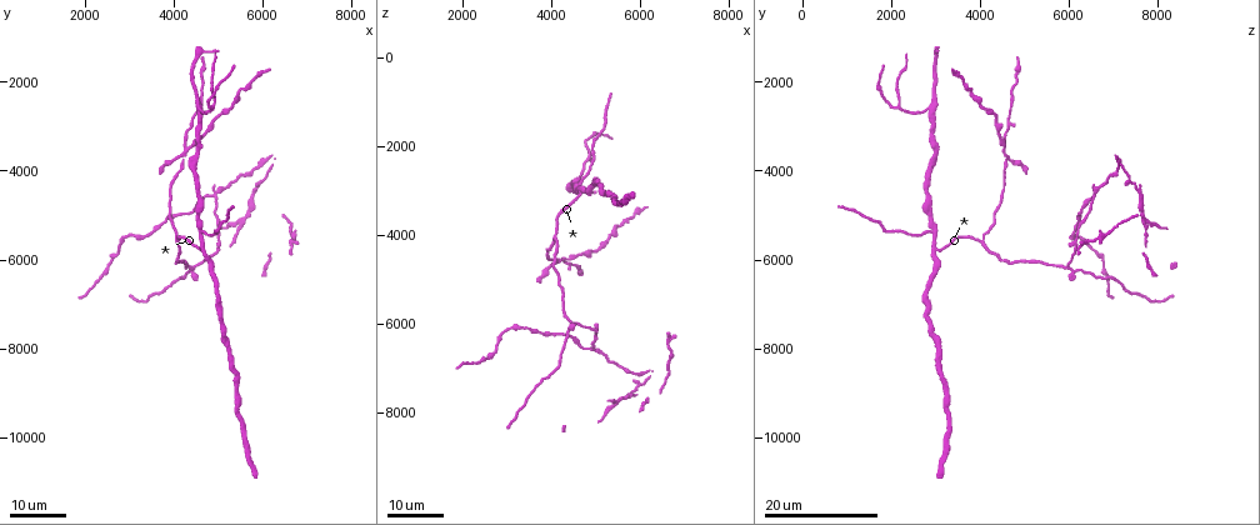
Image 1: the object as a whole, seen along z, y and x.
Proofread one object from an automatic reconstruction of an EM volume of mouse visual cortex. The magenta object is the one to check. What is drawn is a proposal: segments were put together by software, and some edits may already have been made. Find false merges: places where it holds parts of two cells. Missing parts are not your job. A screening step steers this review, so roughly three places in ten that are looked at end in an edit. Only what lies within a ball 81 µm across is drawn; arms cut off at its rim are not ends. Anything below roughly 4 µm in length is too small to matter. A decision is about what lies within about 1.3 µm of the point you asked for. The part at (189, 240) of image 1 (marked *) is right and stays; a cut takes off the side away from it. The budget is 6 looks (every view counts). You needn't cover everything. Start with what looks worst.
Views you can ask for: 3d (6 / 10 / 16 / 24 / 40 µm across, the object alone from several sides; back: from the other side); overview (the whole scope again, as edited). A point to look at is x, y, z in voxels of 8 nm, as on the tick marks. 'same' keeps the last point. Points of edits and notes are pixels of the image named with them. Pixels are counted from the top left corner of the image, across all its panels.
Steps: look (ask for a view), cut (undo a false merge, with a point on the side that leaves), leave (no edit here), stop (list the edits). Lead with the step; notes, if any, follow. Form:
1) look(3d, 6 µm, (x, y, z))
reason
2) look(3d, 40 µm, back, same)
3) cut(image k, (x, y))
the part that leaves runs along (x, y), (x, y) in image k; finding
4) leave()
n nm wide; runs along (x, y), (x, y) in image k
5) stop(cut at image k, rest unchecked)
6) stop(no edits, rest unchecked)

look(3d, 16 µm, (4850, 4550, 6600))
looks like a crossing

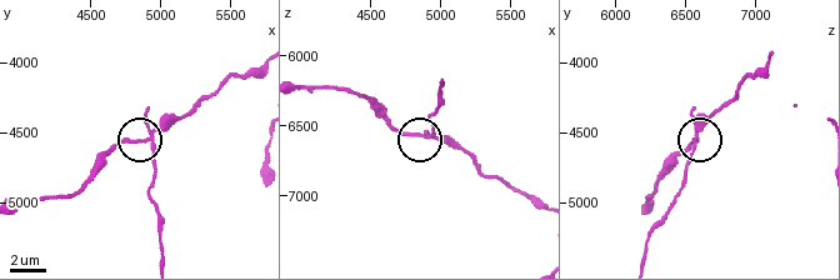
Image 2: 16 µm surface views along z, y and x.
look(3d, 10 µm, (4840, 4580, 6580))

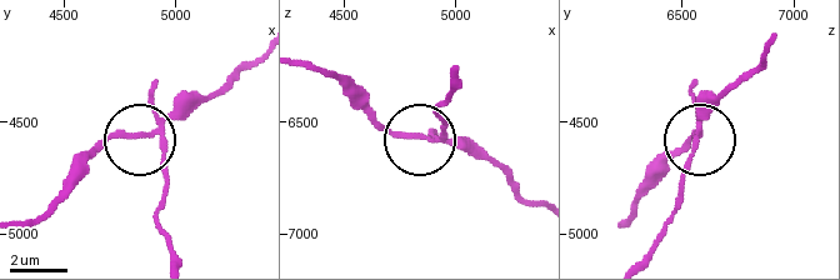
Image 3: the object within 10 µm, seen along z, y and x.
cut(image 3, (189, 94))
side arm 38 µm; the part that leaves runs along (164, 125), (190, 114), (255, 61) in image 3; two cells meet here

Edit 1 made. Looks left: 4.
look(overview)
redraw

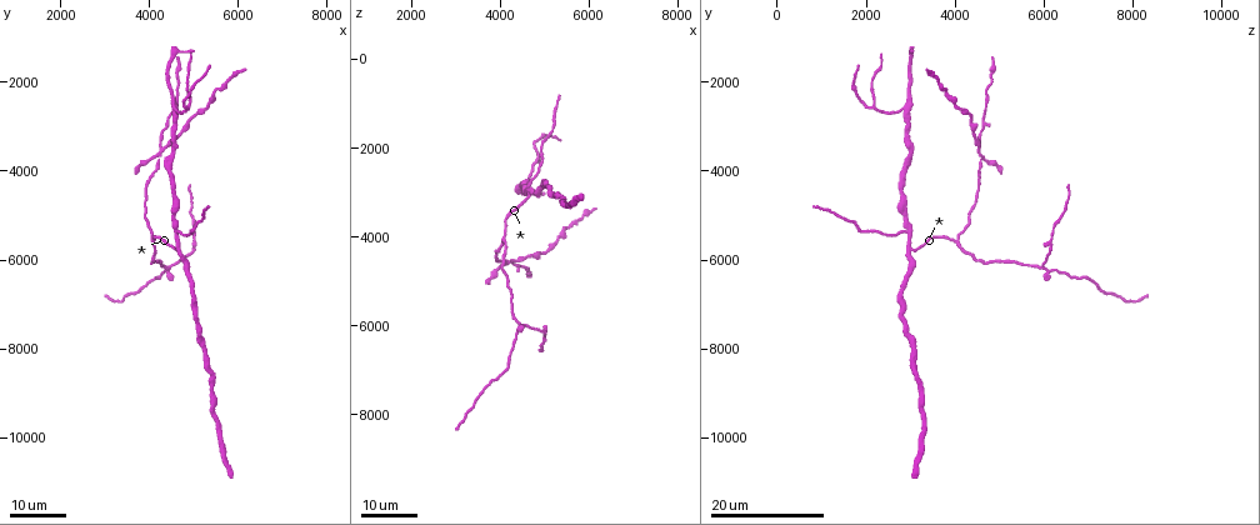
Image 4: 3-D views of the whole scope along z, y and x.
look(3d, 24 µm, (4600, 5300, 2900))

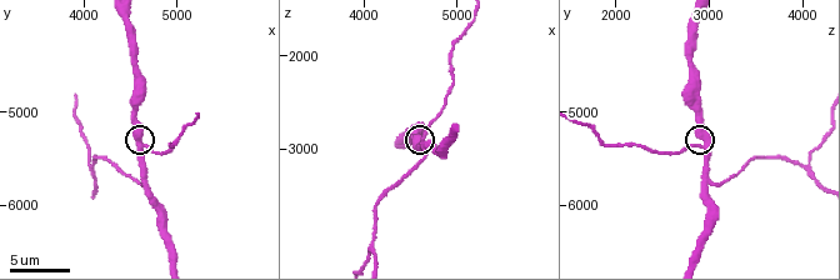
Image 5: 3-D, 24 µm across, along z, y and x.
look(3d, 6 µm, (4600, 5350, 2950))

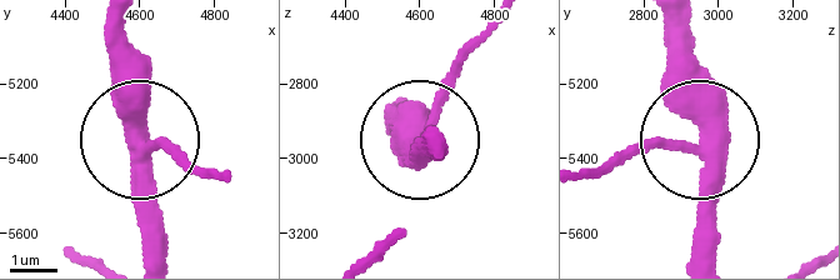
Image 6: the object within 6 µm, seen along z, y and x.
leave()
360 nm wide; runs along (715, 250), (715, 168), (703, 148), (644, 143), (584, 168) in image 6; continuous, no second cell

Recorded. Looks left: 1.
stop(cut at image 3, rest unchecked)

